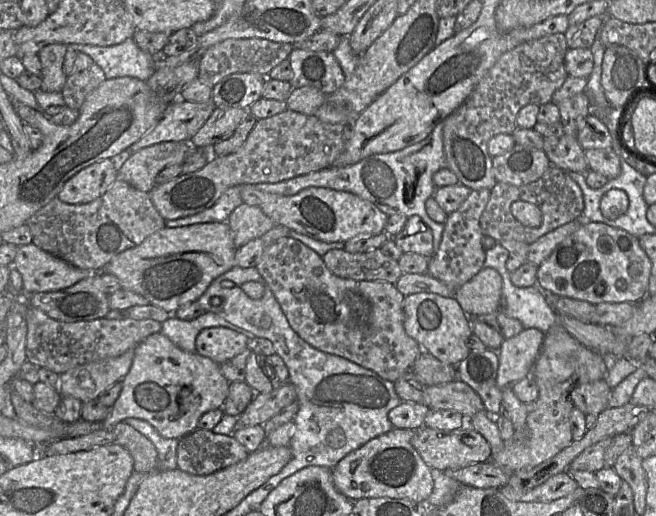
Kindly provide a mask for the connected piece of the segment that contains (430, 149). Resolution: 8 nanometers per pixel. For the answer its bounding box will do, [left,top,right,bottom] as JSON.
[250,122,446,250]

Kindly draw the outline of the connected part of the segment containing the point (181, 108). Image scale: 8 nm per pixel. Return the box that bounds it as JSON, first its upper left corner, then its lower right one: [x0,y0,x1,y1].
[129,100,215,154]

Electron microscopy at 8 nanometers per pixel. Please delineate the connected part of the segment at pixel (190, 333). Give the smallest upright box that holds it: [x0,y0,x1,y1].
[161,312,256,353]

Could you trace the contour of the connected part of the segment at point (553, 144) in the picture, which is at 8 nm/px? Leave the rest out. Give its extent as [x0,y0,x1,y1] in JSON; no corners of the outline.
[543,134,589,173]

